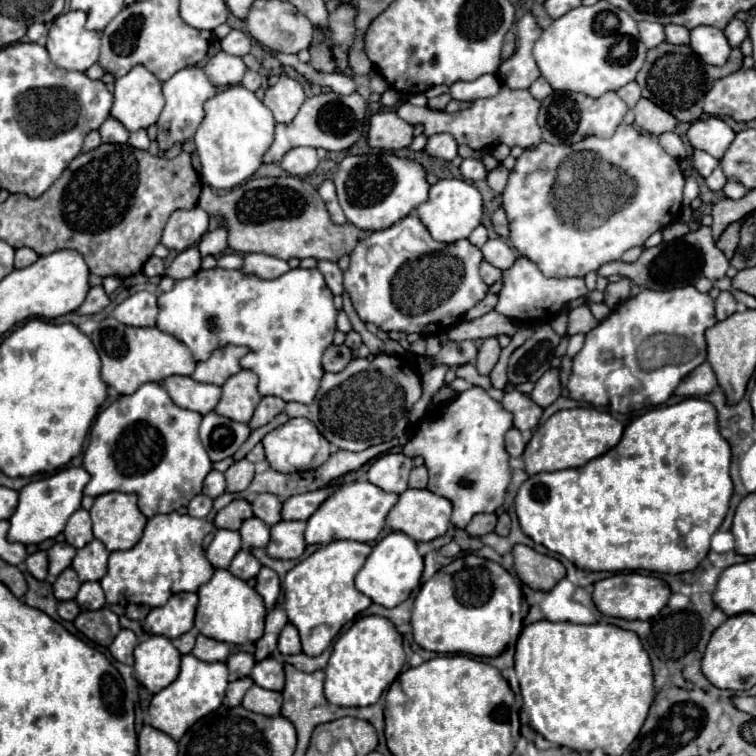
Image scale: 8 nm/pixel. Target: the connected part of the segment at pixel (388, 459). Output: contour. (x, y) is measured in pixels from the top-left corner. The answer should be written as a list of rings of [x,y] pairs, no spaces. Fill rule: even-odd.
[[[384,454],[368,470],[368,480],[386,492],[402,494],[408,488],[408,474],[414,460],[406,454]]]

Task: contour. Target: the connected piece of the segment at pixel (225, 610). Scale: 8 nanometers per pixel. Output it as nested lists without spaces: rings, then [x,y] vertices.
[[[214,570],[212,578],[204,586],[200,586],[198,596],[200,602],[194,626],[198,628],[200,634],[238,646],[256,642],[260,634],[264,634],[266,608],[260,594],[256,594],[256,590],[250,588],[244,580],[228,574],[228,570]]]

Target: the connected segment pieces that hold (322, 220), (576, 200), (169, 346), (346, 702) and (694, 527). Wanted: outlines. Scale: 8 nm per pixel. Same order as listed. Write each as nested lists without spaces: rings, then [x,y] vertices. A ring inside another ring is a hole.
[[[298,176],[252,178],[224,196],[216,196],[204,186],[198,206],[208,214],[224,216],[222,224],[228,228],[228,246],[242,254],[260,252],[280,260],[316,258],[338,262],[344,254],[354,250],[360,238],[364,238],[364,232],[350,222],[336,226],[328,218],[328,210],[318,190]]]
[[[620,124],[612,138],[590,136],[590,138],[584,138],[582,142],[578,142],[576,146],[554,146],[554,144],[548,144],[548,142],[540,142],[538,146],[526,148],[522,152],[522,156],[516,160],[516,166],[510,172],[510,178],[508,178],[508,184],[506,184],[506,190],[504,190],[504,210],[506,210],[508,222],[510,222],[510,240],[512,240],[514,248],[522,256],[536,262],[544,276],[548,276],[548,278],[586,276],[588,272],[598,270],[602,264],[620,260],[626,250],[630,250],[634,246],[642,246],[648,240],[648,236],[652,236],[654,232],[658,232],[658,230],[670,226],[672,222],[676,222],[674,218],[678,218],[680,208],[682,208],[682,190],[684,190],[684,176],[680,172],[680,164],[674,156],[670,156],[662,150],[658,138],[654,134],[636,130],[630,124]]]
[[[106,318],[94,332],[92,342],[102,358],[102,380],[119,395],[134,394],[146,382],[162,382],[168,376],[182,374],[190,376],[196,368],[196,360],[184,342],[172,334],[164,334],[156,326],[152,328],[132,328]]]
[[[362,616],[336,640],[326,666],[324,694],[336,706],[370,706],[376,704],[382,692],[396,680],[406,662],[402,636],[388,618]]]
[[[686,398],[678,404],[660,406],[660,408],[648,410],[642,416],[638,416],[634,422],[630,422],[624,428],[624,434],[622,434],[622,440],[618,442],[618,446],[614,446],[606,454],[590,460],[588,464],[584,464],[580,468],[542,472],[542,474],[530,476],[516,494],[516,514],[518,514],[524,534],[528,534],[536,544],[544,544],[548,550],[562,554],[578,568],[602,570],[602,572],[622,572],[622,570],[646,570],[646,572],[660,572],[660,574],[690,572],[706,558],[706,554],[710,550],[710,538],[720,528],[720,524],[728,512],[730,498],[734,492],[732,478],[730,478],[730,460],[732,460],[730,444],[720,434],[716,408],[702,398]]]

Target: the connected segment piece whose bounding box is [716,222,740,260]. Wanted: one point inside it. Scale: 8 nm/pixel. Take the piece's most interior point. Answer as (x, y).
(727, 242)

